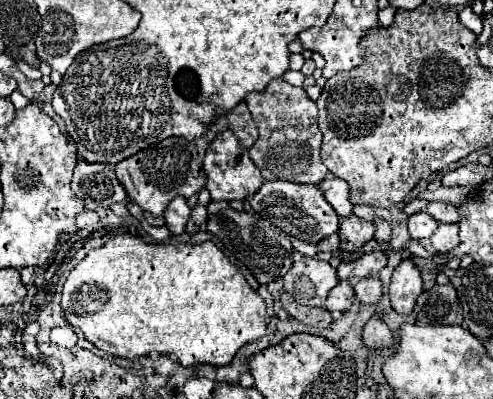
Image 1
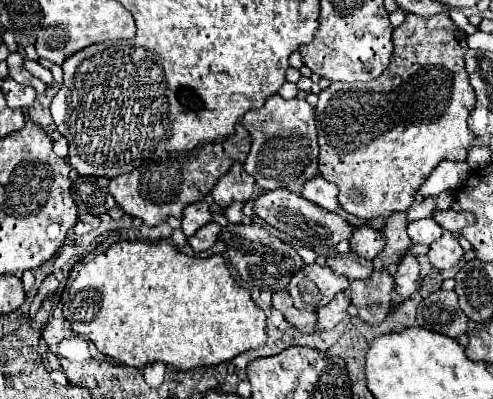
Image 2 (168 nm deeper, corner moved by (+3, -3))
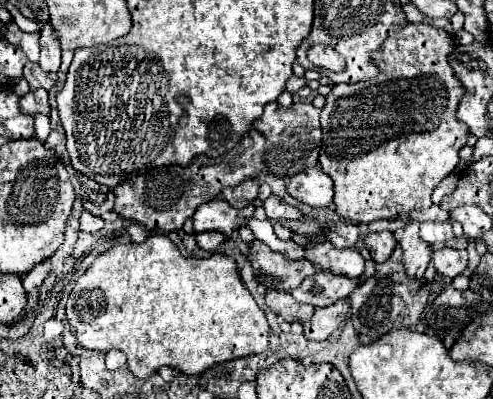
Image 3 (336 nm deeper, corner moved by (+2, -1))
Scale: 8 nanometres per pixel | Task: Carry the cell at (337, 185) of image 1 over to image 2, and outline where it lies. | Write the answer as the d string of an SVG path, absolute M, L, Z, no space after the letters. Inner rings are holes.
M321 175L311 179L309 183L305 183L301 195L305 195L313 203L325 207L327 211L337 211L339 209L339 201L337 201L339 189L333 183L329 183L327 179L323 179Z

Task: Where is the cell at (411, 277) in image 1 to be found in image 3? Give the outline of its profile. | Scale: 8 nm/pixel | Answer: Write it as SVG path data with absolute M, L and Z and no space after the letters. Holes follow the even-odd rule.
M410 221L406 225L406 229L402 231L400 247L404 251L402 263L406 267L406 273L410 277L422 279L428 263L432 261L432 249L430 249L430 245L426 241L420 239L420 235L418 235L418 223L416 221Z

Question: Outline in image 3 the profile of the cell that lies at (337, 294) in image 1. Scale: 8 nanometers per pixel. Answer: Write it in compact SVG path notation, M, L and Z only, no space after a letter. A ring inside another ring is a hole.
M340 299L334 305L316 309L314 317L308 323L304 323L304 337L310 339L310 341L328 339L328 335L334 329L338 329L338 325L346 319L348 311L350 311L350 303L346 299Z

